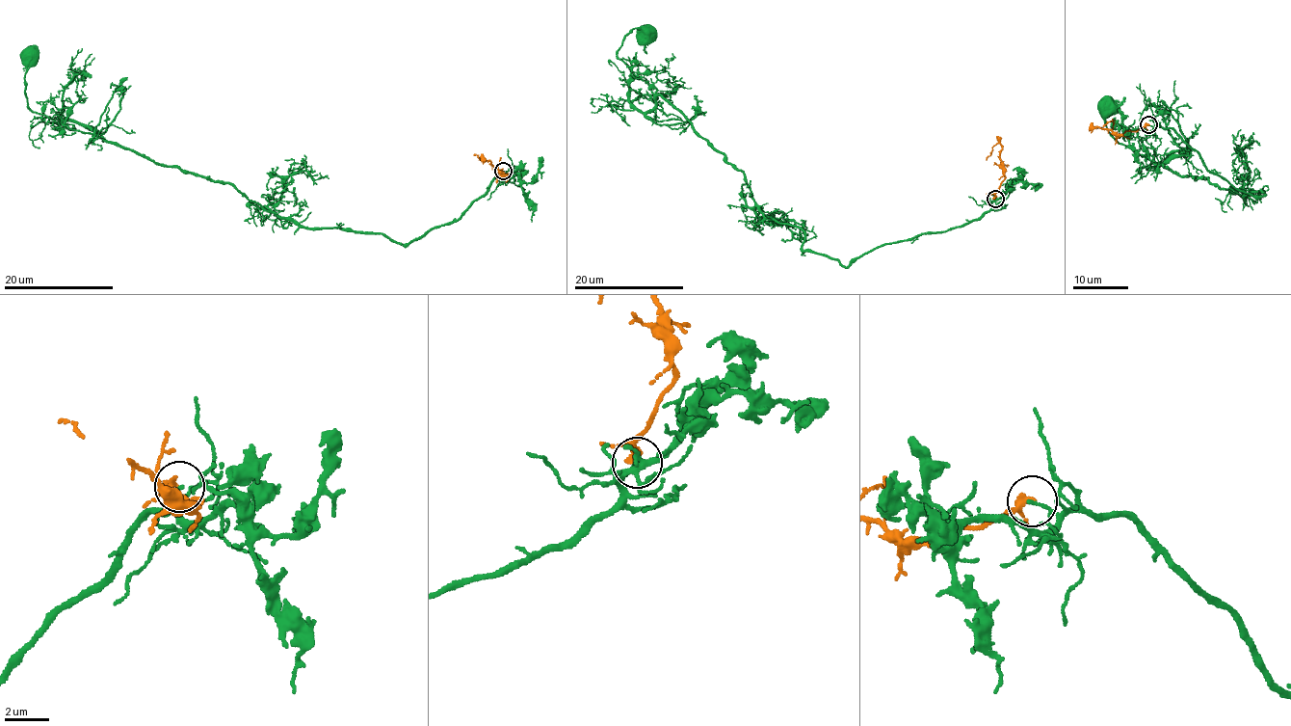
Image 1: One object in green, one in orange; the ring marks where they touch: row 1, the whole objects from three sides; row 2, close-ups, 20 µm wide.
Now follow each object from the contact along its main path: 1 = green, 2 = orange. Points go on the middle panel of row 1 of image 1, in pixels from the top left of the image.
1: (995, 199), (843, 267), (768, 218), (741, 170), (617, 54), (637, 27), (647, 54)
2: (995, 199), (1005, 176), (999, 143), (992, 146), (987, 159)

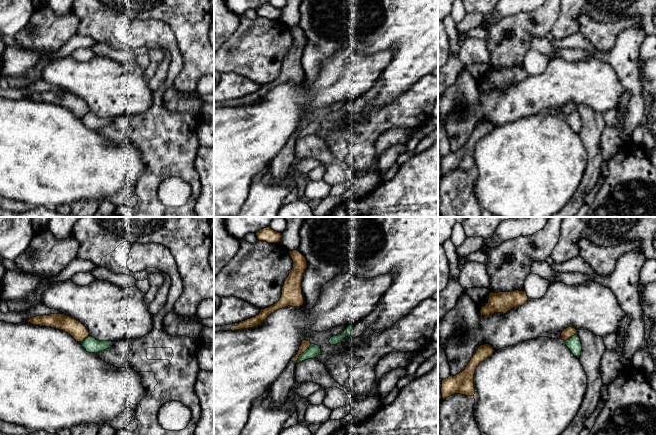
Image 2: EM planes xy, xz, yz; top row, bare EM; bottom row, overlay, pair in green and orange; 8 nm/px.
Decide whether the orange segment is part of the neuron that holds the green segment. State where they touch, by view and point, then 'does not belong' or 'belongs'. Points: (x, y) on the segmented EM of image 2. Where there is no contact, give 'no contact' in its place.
xz (302, 353) | does not belong

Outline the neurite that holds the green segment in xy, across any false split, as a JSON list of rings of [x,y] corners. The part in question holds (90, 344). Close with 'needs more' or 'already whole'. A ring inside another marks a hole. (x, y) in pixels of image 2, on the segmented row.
[[[91,336],[80,342],[82,347],[89,353],[99,353],[110,348],[113,345],[112,341],[99,341]]]; already whole

